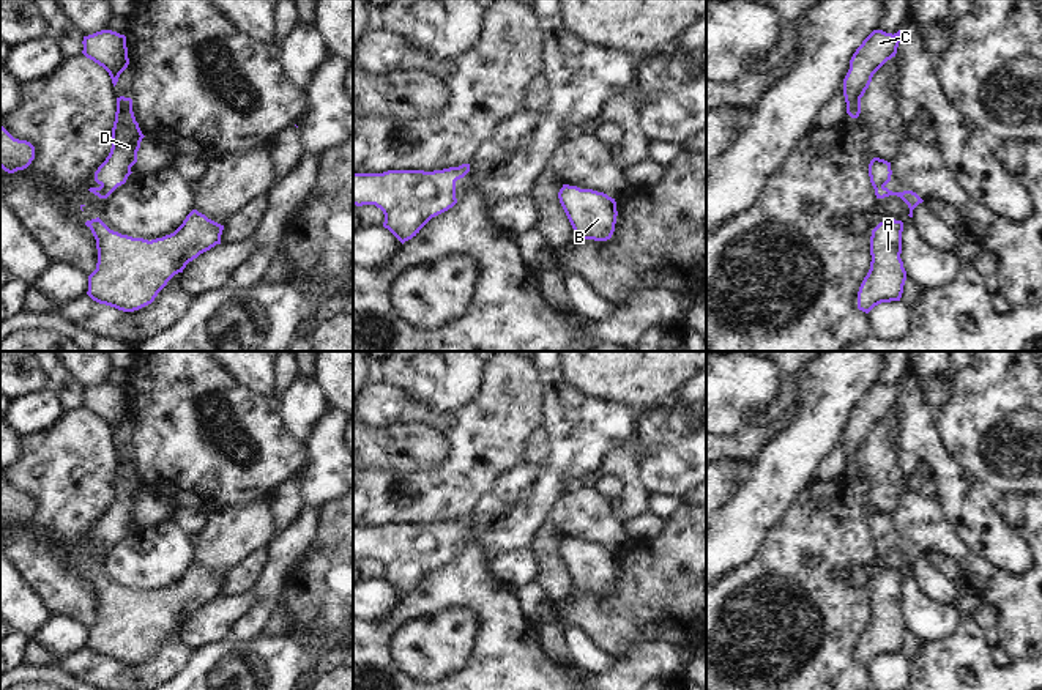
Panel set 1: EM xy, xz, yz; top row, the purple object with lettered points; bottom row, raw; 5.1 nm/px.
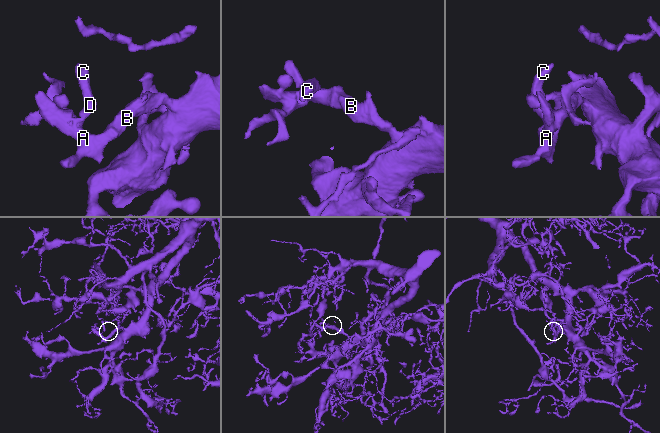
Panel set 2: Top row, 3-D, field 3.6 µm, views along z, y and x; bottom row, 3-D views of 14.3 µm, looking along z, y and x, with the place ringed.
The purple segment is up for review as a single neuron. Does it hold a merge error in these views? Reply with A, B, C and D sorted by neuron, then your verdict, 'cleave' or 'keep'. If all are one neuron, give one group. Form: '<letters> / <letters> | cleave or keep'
A B C D | keep

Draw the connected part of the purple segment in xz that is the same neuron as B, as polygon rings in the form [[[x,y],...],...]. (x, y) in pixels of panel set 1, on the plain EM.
[[[563,537],[558,551],[575,589],[594,594],[612,591],[618,569],[615,551],[569,537]]]

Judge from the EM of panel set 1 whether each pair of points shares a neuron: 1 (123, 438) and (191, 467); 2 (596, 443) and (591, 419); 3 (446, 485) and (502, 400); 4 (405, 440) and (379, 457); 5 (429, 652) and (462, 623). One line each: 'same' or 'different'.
1: different
2: same
3: same
4: same
5: same

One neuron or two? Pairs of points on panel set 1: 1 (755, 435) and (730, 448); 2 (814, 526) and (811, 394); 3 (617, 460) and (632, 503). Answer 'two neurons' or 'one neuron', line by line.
1: one neuron
2: two neurons
3: one neuron

